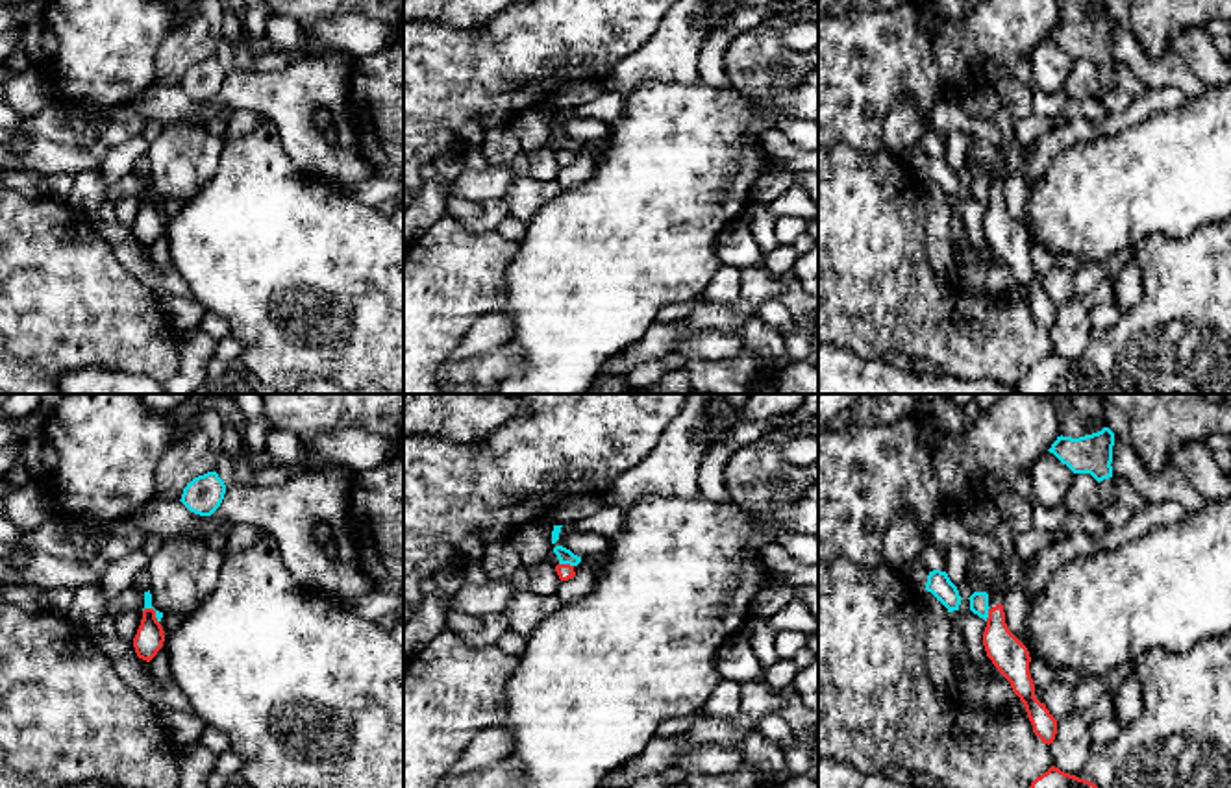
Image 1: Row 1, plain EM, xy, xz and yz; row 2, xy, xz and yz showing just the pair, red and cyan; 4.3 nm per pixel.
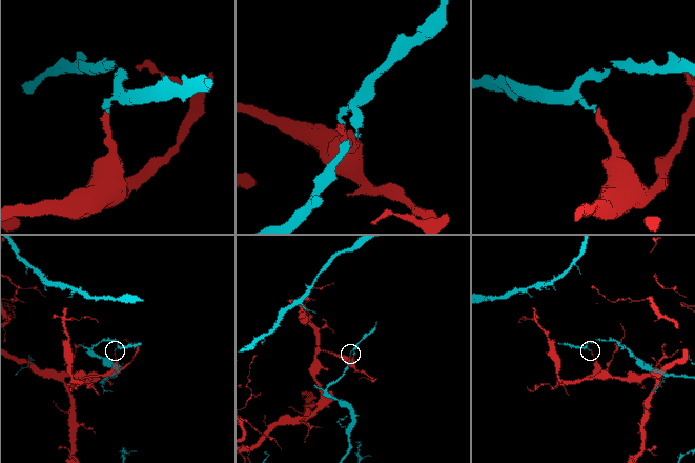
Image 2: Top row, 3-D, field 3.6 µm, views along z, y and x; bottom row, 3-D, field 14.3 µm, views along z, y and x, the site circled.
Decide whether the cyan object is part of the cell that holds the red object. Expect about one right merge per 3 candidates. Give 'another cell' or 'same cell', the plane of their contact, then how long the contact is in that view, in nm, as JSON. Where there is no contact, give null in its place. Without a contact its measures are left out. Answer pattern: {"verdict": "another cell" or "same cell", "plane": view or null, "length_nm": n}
{"verdict": "another cell", "plane": "xz", "length_nm": 70}

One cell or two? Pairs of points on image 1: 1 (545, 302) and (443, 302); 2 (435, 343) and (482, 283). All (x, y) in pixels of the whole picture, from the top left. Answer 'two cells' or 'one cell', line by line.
1: two cells
2: one cell

